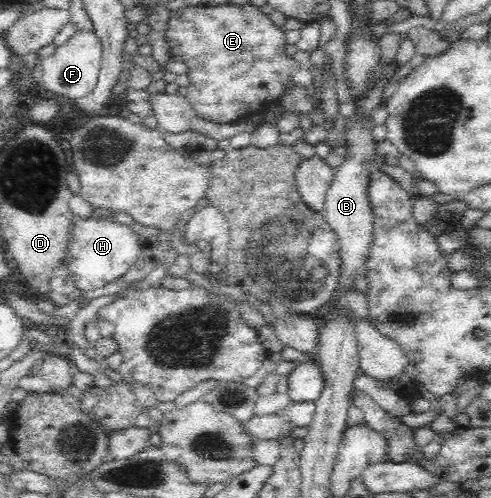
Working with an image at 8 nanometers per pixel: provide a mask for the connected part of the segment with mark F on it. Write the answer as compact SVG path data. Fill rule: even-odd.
M74 25L72 35L60 45L55 45L54 53L49 53L43 63L43 91L64 96L68 99L80 99L90 95L95 89L102 66L103 49L100 36L95 29L82 29Z

